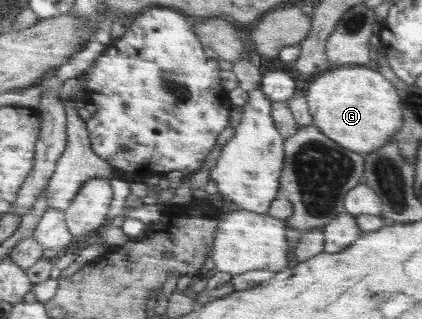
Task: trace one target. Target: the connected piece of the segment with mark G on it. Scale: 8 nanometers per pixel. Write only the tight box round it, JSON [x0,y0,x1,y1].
[305,65,403,154]

